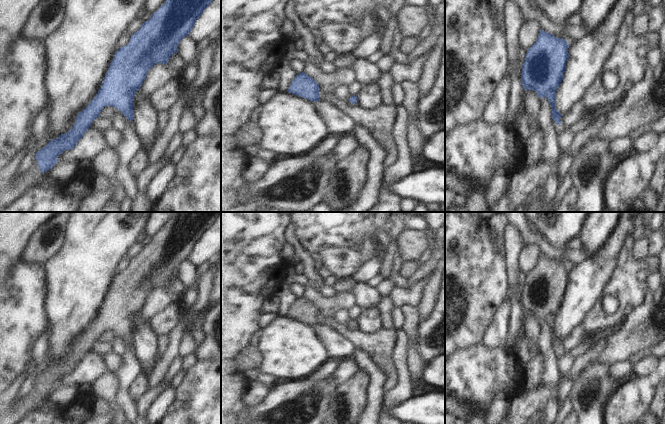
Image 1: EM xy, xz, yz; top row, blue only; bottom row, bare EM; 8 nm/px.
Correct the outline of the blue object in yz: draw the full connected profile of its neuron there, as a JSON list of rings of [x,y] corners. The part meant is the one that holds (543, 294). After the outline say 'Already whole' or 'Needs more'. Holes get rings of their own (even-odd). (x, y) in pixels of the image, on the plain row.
[[[540,254],[537,265],[527,274],[522,289],[521,309],[524,314],[533,314],[538,321],[546,321],[552,331],[552,347],[556,358],[563,356],[564,339],[556,333],[556,315],[560,310],[569,282],[569,268]]]. Needs more.

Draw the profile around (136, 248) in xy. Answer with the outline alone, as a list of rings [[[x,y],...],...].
[[[135,243],[128,251],[127,256],[131,259],[136,257],[142,250],[143,246],[142,244]]]

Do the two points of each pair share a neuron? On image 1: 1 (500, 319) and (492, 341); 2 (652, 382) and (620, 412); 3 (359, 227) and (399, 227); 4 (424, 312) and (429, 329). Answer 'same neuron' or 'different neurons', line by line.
1: same neuron
2: same neuron
3: different neurons
4: different neurons

